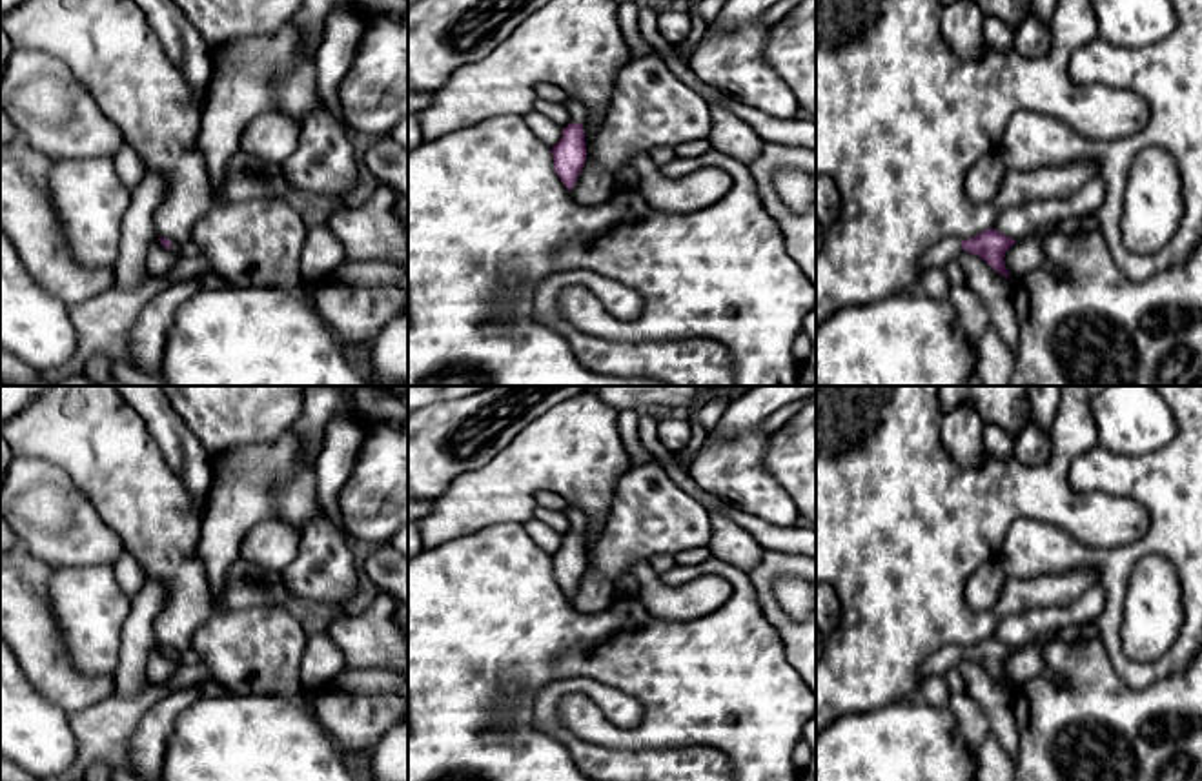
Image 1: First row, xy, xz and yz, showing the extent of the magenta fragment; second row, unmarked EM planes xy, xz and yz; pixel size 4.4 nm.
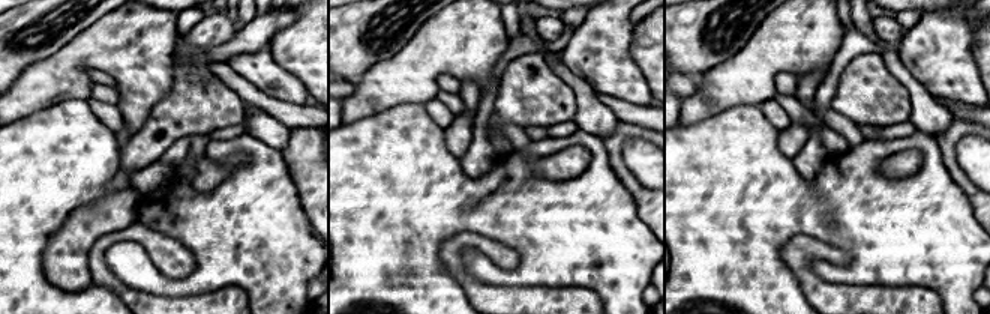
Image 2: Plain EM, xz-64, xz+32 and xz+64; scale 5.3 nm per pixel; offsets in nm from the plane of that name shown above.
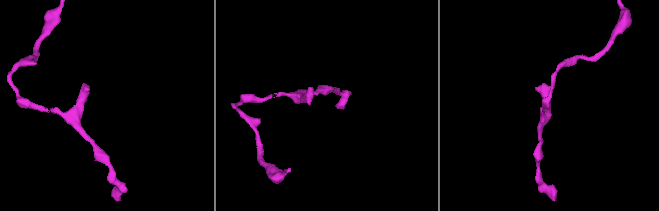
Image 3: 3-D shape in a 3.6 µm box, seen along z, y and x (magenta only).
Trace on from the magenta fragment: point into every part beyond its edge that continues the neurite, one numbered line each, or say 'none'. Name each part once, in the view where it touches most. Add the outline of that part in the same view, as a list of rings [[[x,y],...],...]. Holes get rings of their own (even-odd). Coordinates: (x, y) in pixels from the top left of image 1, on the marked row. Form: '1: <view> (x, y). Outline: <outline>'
1: xz (576, 108). Outline: [[[570,98],[566,100],[566,107],[570,111],[572,122],[583,126],[586,115],[585,106],[579,100]]]

